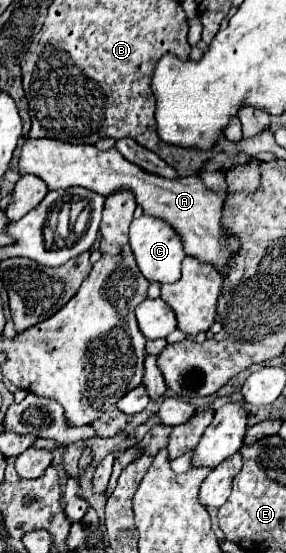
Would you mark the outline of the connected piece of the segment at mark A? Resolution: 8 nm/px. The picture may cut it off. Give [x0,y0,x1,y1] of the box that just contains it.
[19,138,229,272]

